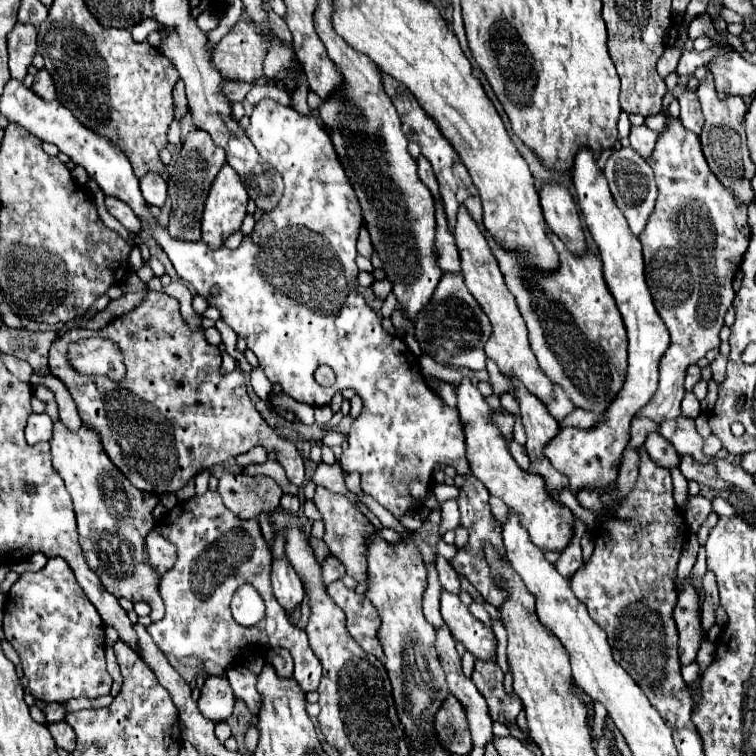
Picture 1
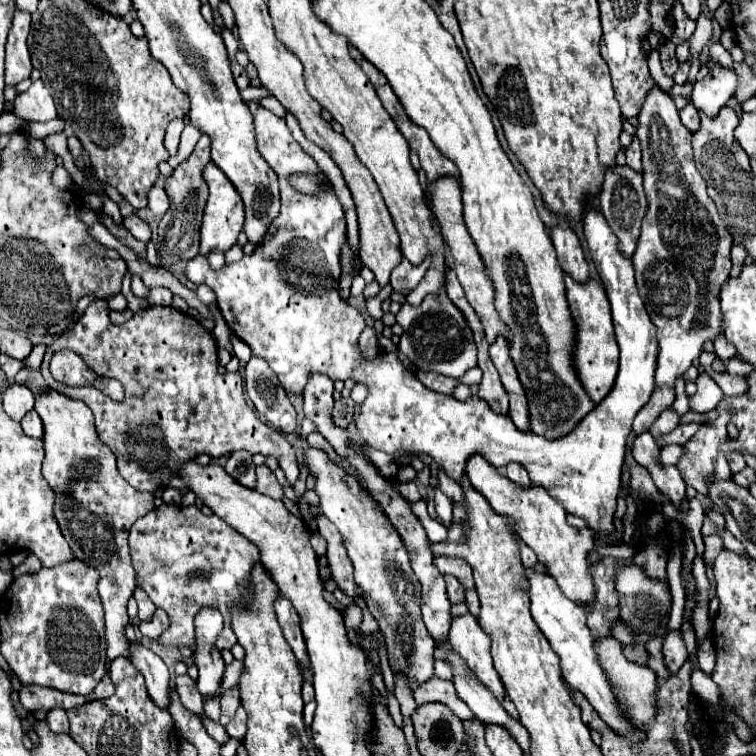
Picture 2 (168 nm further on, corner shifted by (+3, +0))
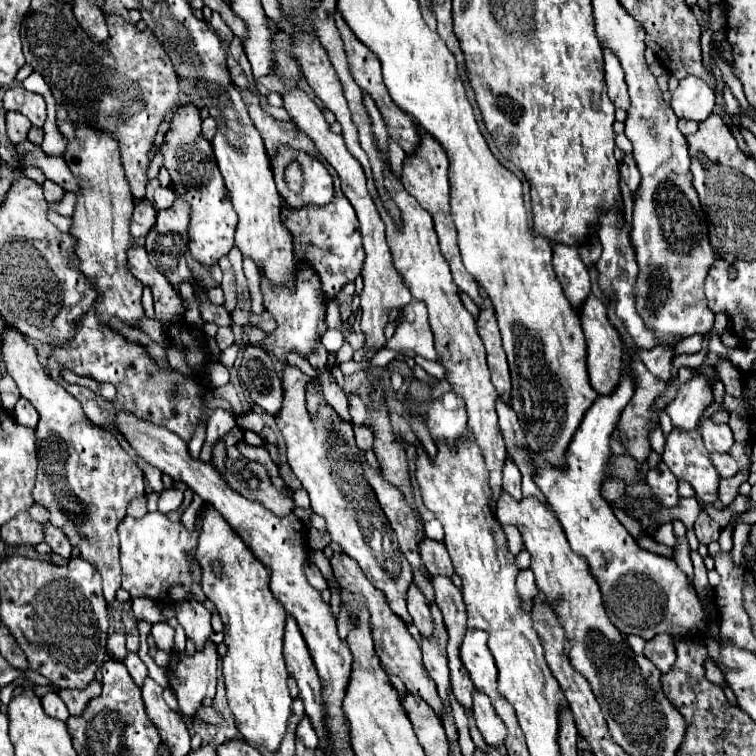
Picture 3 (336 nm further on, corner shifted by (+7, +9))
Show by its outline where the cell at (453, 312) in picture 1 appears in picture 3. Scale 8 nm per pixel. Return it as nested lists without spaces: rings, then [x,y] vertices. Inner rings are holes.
[[[411,300],[401,310],[403,322],[397,326],[395,334],[387,340],[387,348],[391,350],[401,350],[401,352],[411,352],[419,354],[427,360],[439,362],[439,352],[435,348],[435,338],[429,328],[429,316],[427,308],[421,300]]]

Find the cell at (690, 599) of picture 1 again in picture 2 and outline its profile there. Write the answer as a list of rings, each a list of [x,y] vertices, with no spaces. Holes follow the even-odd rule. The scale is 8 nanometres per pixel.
[[[671,631],[665,635],[663,661],[665,661],[665,667],[669,669],[671,675],[677,673],[681,669],[681,665],[687,661],[687,649],[685,649],[681,631]]]

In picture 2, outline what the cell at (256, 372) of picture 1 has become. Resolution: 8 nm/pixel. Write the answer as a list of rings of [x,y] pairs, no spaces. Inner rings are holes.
[[[231,333],[230,341],[232,343],[235,356],[238,357],[241,363],[247,363],[252,356],[252,351],[249,346],[234,333]]]

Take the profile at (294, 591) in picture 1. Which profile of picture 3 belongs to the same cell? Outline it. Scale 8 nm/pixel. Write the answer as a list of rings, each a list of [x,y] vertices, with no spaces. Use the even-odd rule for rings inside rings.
[[[287,616],[287,624],[285,624],[283,656],[287,662],[287,672],[297,680],[299,698],[305,704],[305,712],[311,718],[313,728],[319,734],[319,740],[323,740],[323,708],[321,708],[321,696],[319,696],[319,676],[315,672],[307,644],[301,636],[301,630],[295,618],[291,616]]]

